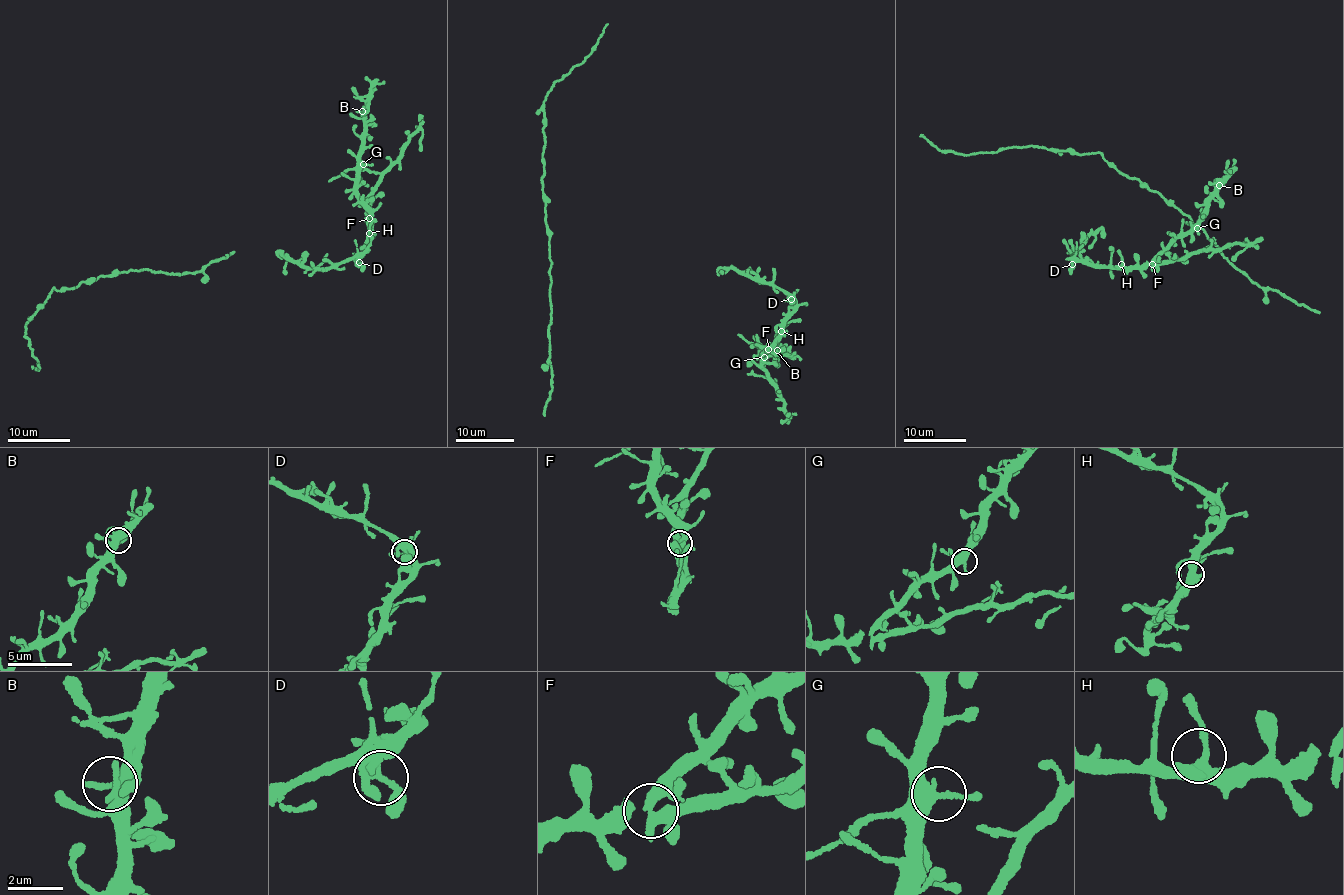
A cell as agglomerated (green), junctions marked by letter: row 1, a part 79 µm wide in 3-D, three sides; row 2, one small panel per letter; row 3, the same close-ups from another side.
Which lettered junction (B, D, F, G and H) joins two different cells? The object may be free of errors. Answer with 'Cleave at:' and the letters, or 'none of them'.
Cleave at: F

